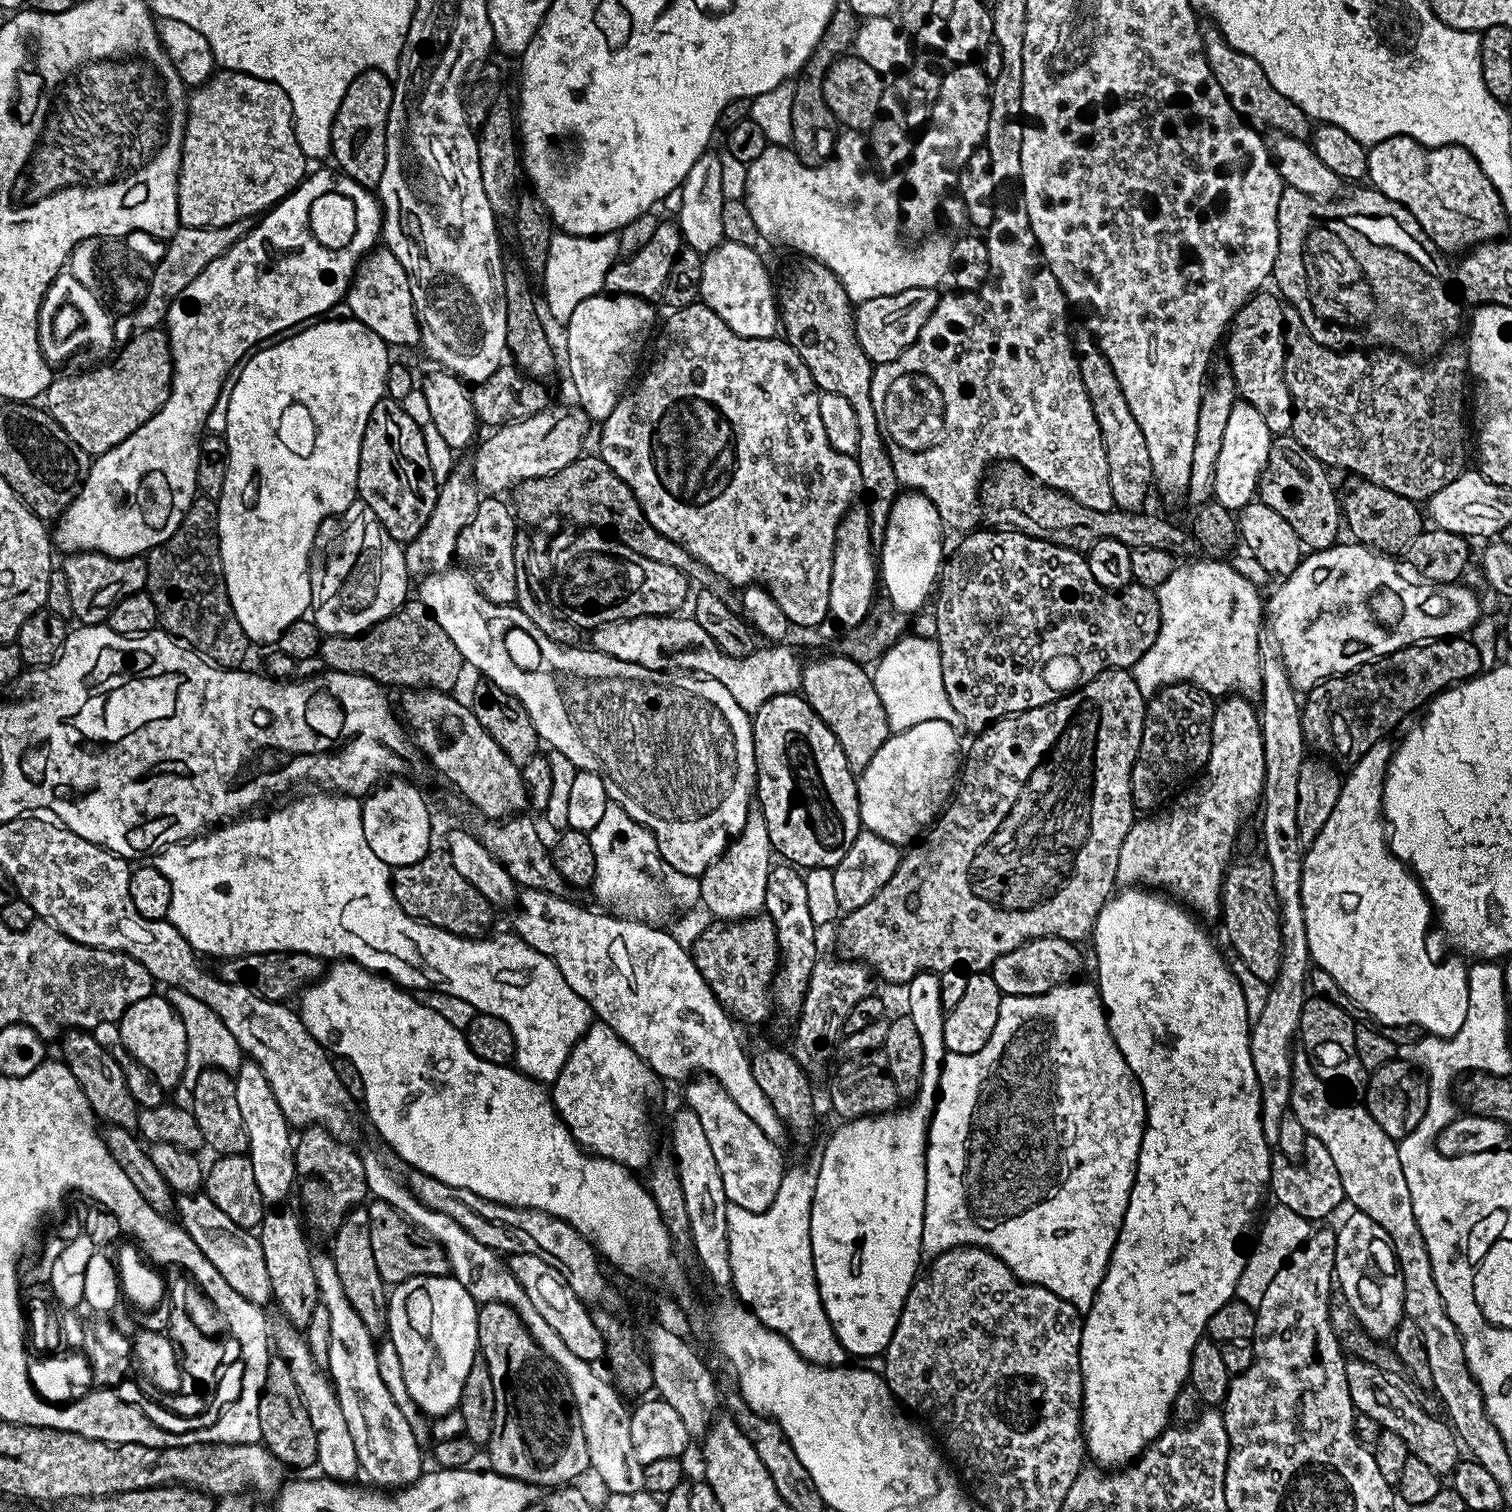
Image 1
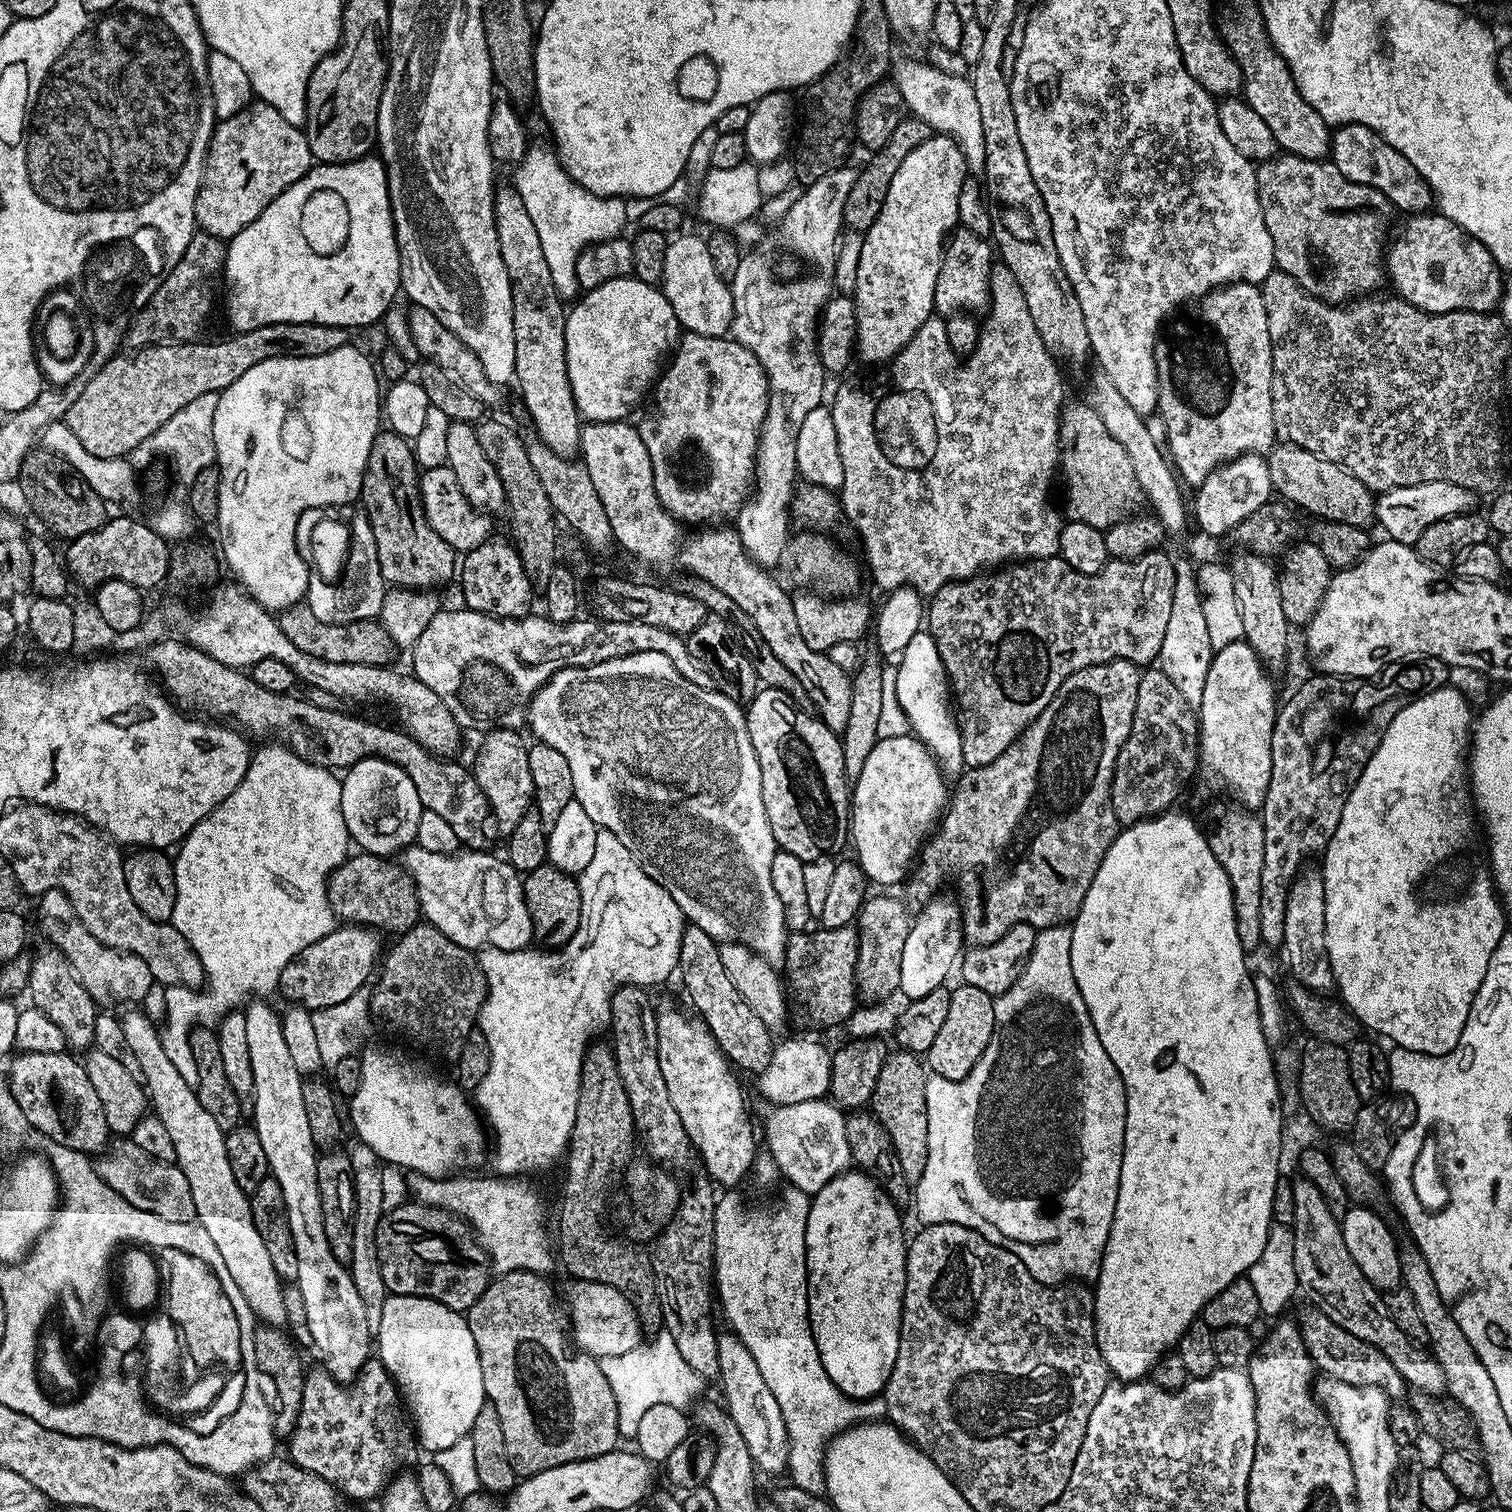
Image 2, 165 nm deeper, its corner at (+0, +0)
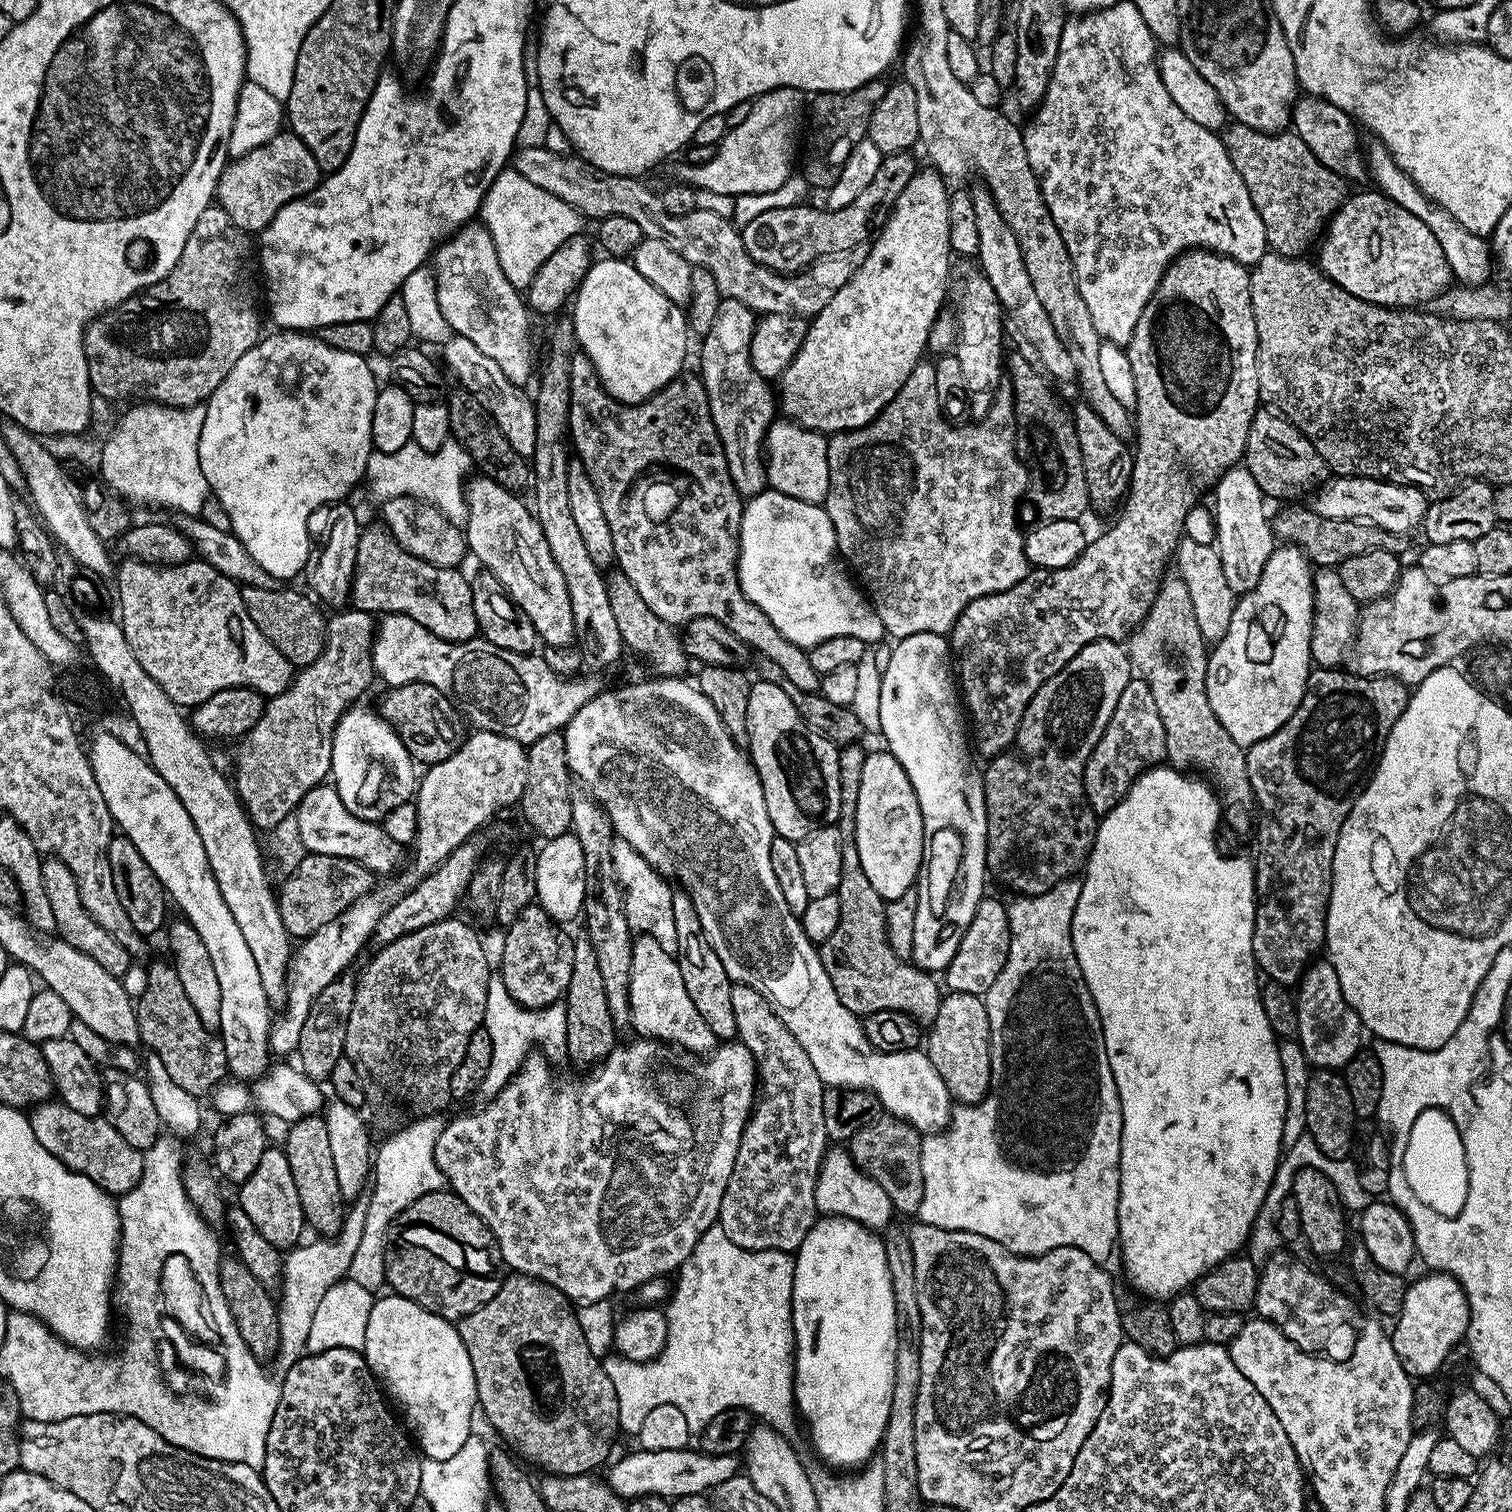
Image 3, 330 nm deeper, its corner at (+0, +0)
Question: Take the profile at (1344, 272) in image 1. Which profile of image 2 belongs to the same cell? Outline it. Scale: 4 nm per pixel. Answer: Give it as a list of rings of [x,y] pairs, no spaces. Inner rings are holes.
[[[1287,154],[1263,161],[1256,170],[1256,185],[1262,218],[1266,222],[1266,230],[1270,230],[1270,242],[1274,242],[1275,267],[1290,274],[1298,286],[1327,304],[1344,304],[1375,293],[1372,291],[1380,283],[1385,283],[1380,239],[1388,228],[1388,219],[1394,215],[1394,209],[1378,190],[1350,182],[1350,178],[1346,178],[1346,174],[1342,174],[1327,159],[1303,160]]]

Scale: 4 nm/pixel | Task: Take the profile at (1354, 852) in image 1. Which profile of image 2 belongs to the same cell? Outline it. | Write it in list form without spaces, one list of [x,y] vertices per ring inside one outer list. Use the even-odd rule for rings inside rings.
[[[1452,687],[1435,688],[1425,696],[1417,696],[1400,708],[1398,714],[1394,714],[1390,726],[1386,726],[1386,734],[1382,734],[1382,742],[1378,742],[1378,750],[1374,750],[1370,762],[1366,762],[1358,782],[1350,790],[1346,806],[1342,806],[1342,818],[1338,818],[1338,830],[1334,830],[1322,853],[1322,879],[1326,894],[1326,950],[1330,954],[1330,966],[1338,992],[1340,988],[1339,999],[1361,1025],[1364,1023],[1370,1031],[1377,1032],[1372,1034],[1393,1040],[1391,1043],[1397,1048],[1435,1057],[1452,1052],[1458,1044],[1468,1015],[1472,1013],[1478,986],[1482,986],[1482,978],[1486,978],[1490,954],[1494,954],[1498,942],[1506,935],[1506,913],[1500,903],[1489,865],[1480,864],[1479,854],[1472,852],[1472,820],[1467,816],[1468,808],[1470,812],[1470,788],[1466,783],[1466,757],[1470,752],[1474,711],[1468,705],[1467,698]]]

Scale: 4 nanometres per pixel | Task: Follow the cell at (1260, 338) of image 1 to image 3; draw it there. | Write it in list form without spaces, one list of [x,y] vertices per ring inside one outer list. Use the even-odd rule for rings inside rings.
[[[1189,250],[1177,256],[1169,264],[1168,269],[1162,274],[1150,302],[1142,310],[1142,318],[1138,318],[1138,326],[1134,326],[1134,334],[1126,346],[1130,368],[1134,374],[1134,390],[1137,391],[1137,400],[1134,407],[1134,459],[1132,461],[1132,482],[1128,489],[1128,495],[1123,501],[1122,509],[1124,513],[1117,518],[1116,524],[1112,524],[1100,537],[1089,539],[1088,545],[1084,547],[1084,553],[1075,560],[1070,566],[1065,568],[1038,568],[1029,571],[1028,575],[1022,577],[1010,590],[995,592],[989,596],[978,598],[962,610],[962,614],[956,620],[955,626],[950,633],[950,652],[954,657],[954,668],[958,673],[958,688],[962,693],[963,703],[966,705],[967,715],[970,717],[970,736],[974,741],[974,748],[980,752],[984,758],[991,758],[1007,753],[1015,745],[1018,726],[1022,722],[1022,714],[1026,714],[1026,706],[1038,694],[1038,690],[1054,674],[1082,650],[1095,640],[1114,640],[1123,641],[1135,629],[1136,625],[1144,621],[1148,615],[1150,606],[1156,597],[1156,591],[1160,589],[1160,582],[1165,575],[1164,567],[1169,567],[1173,559],[1176,545],[1182,539],[1184,530],[1184,519],[1190,510],[1197,507],[1196,488],[1188,481],[1188,468],[1183,464],[1188,460],[1192,467],[1192,476],[1200,484],[1215,485],[1216,481],[1228,471],[1239,465],[1244,459],[1244,447],[1250,434],[1252,420],[1256,417],[1258,409],[1261,407],[1260,387],[1258,386],[1258,366],[1256,365],[1256,355],[1258,354],[1258,330],[1254,322],[1254,312],[1252,310],[1252,299],[1250,298],[1250,278],[1251,271],[1238,261],[1223,256],[1217,252],[1207,250]]]

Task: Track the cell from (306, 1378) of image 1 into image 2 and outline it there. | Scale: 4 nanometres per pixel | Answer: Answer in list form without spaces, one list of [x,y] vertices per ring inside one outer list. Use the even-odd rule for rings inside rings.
[[[140,1010],[121,1015],[119,1022],[129,1050],[134,1058],[138,1058],[142,1084],[151,1111],[166,1125],[166,1131],[174,1142],[174,1163],[180,1167],[182,1174],[186,1174],[186,1182],[190,1184],[195,1219],[206,1230],[206,1234],[210,1234],[214,1246],[218,1246],[218,1254],[222,1254],[235,1283],[242,1290],[242,1298],[246,1298],[246,1304],[257,1319],[274,1328],[284,1328],[288,1320],[288,1300],[284,1297],[284,1286],[280,1275],[274,1270],[274,1262],[270,1262],[266,1242],[262,1242],[258,1226],[254,1226],[249,1193],[238,1186],[234,1170],[230,1170],[230,1158],[226,1158],[225,1129],[220,1128],[207,1112],[206,1106],[198,1102],[196,1089],[189,1077],[180,1072],[174,1062],[170,1062],[157,1025]]]

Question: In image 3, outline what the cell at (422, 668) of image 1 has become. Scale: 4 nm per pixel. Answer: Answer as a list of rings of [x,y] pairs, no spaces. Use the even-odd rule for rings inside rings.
[[[277,586],[274,590],[241,587],[246,614],[254,618],[254,626],[274,642],[274,646],[295,667],[301,668],[315,662],[324,649],[327,619],[320,607],[307,593],[302,594],[290,586]]]

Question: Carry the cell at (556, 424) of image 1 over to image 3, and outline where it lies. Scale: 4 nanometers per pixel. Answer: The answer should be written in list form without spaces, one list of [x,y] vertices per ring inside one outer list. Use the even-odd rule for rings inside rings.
[[[399,496],[383,501],[382,508],[383,527],[410,554],[443,568],[460,568],[463,565],[464,556],[469,555],[465,533],[449,522],[432,504],[425,504],[423,500],[415,500],[412,496]]]

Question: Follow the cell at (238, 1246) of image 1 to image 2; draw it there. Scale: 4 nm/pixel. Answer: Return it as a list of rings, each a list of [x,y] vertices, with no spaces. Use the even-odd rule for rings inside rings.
[[[116,1138],[110,1147],[95,1161],[96,1172],[108,1186],[130,1206],[138,1206],[138,1210],[150,1210],[162,1218],[170,1218],[170,1222],[189,1222],[195,1217],[194,1198],[190,1198],[190,1184],[186,1182],[186,1174],[171,1160],[159,1160],[146,1150],[134,1146],[131,1138]]]

